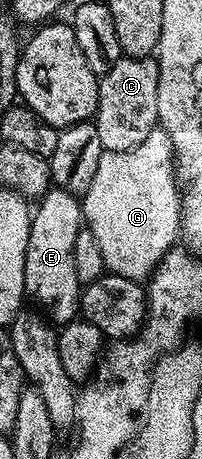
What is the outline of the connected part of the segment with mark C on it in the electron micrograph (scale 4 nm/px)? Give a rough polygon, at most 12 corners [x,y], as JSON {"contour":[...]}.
{"contour":[[155,56],[99,78],[94,118],[105,151],[158,127]]}

